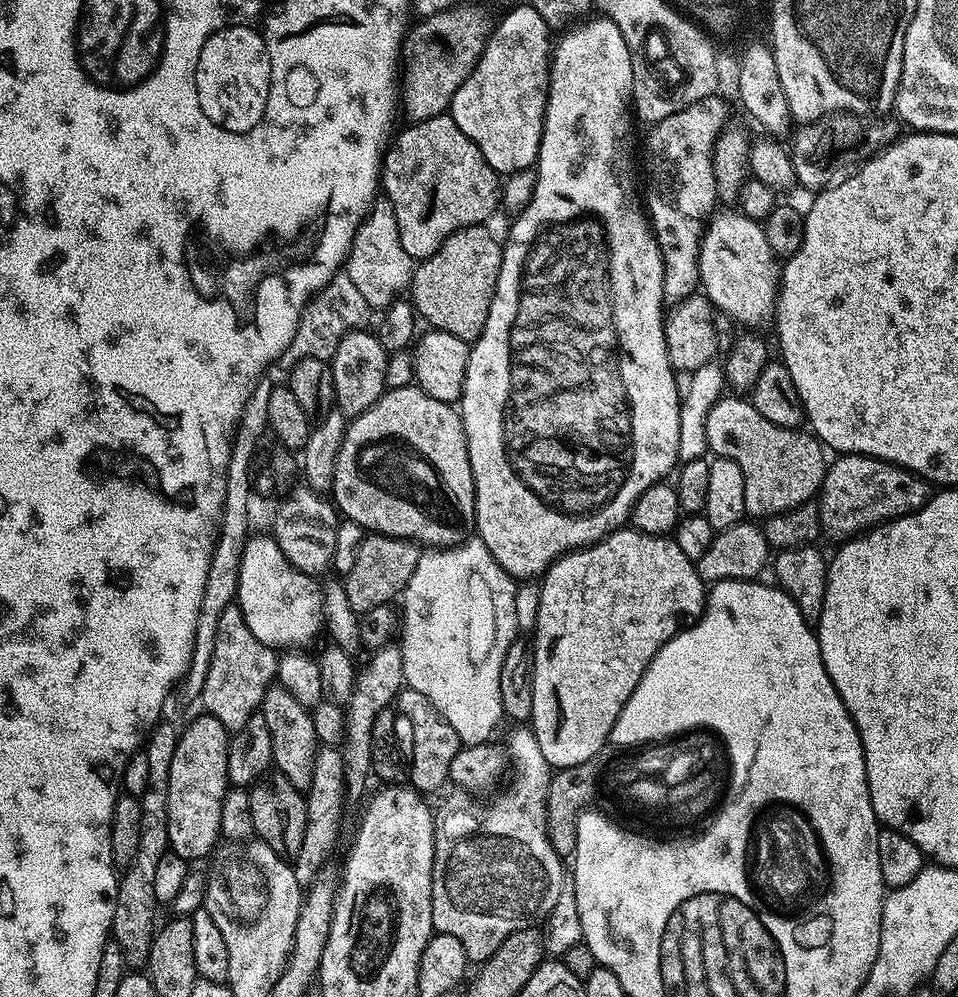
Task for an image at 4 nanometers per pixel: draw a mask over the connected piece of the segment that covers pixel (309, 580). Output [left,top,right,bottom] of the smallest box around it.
[236,534,325,650]

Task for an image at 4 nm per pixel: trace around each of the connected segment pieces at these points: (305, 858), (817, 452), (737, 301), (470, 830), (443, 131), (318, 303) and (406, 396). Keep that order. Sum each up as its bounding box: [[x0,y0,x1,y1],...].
[[294,746,346,885],[706,394,826,518],[700,211,781,325],[432,726,566,962],[380,114,502,262],[279,274,370,370],[330,386,476,546]]

